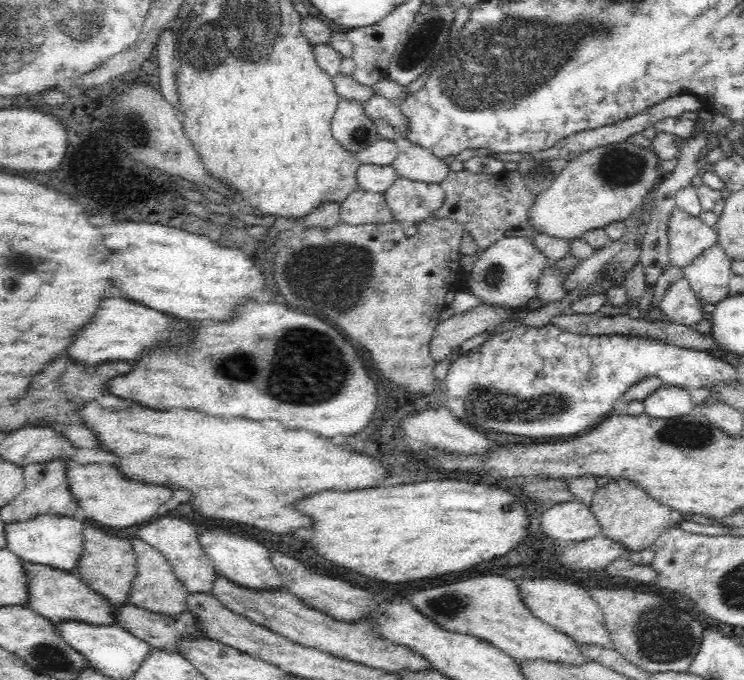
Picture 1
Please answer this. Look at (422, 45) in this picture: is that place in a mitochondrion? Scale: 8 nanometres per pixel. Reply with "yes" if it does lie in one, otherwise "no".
yes

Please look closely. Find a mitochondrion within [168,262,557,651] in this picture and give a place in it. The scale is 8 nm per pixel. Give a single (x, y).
(305, 370)

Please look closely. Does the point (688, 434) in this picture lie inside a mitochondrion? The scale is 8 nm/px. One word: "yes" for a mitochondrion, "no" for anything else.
yes

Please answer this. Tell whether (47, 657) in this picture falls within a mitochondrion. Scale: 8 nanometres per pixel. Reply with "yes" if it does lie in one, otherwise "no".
yes

